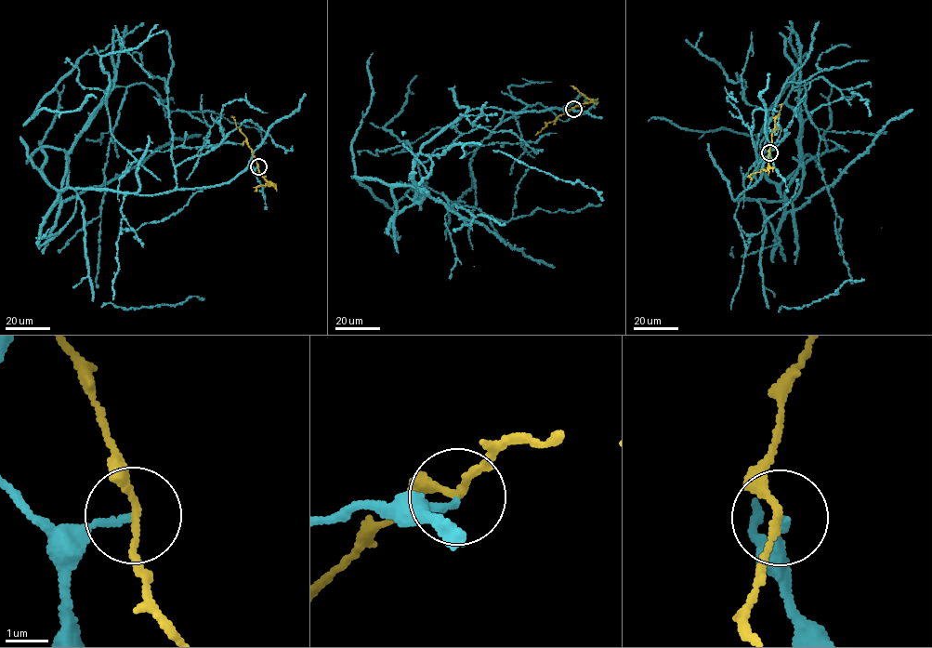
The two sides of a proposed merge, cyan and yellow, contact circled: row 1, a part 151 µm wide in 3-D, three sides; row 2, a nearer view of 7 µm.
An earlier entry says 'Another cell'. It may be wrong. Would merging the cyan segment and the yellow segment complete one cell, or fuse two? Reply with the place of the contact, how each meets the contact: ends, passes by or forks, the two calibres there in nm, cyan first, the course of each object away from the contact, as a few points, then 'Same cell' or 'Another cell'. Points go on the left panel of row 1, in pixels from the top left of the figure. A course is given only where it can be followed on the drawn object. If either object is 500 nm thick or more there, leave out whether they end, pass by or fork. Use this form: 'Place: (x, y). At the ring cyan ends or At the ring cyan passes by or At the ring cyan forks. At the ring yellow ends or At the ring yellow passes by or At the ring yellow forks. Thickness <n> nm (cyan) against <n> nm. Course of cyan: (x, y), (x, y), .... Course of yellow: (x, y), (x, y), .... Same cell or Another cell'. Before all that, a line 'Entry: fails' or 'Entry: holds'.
Entry: holds
Place: (258, 166). At the ring cyan ends. At the ring yellow passes by. Thickness 150 nm (cyan) against 150 nm. Course of cyan: (258, 167), (154, 194), (57, 191), (126, 32), (84, 54), (30, 119), (96, 99). Course of yellow: (258, 167), (246, 137), (231, 116). Another cell

